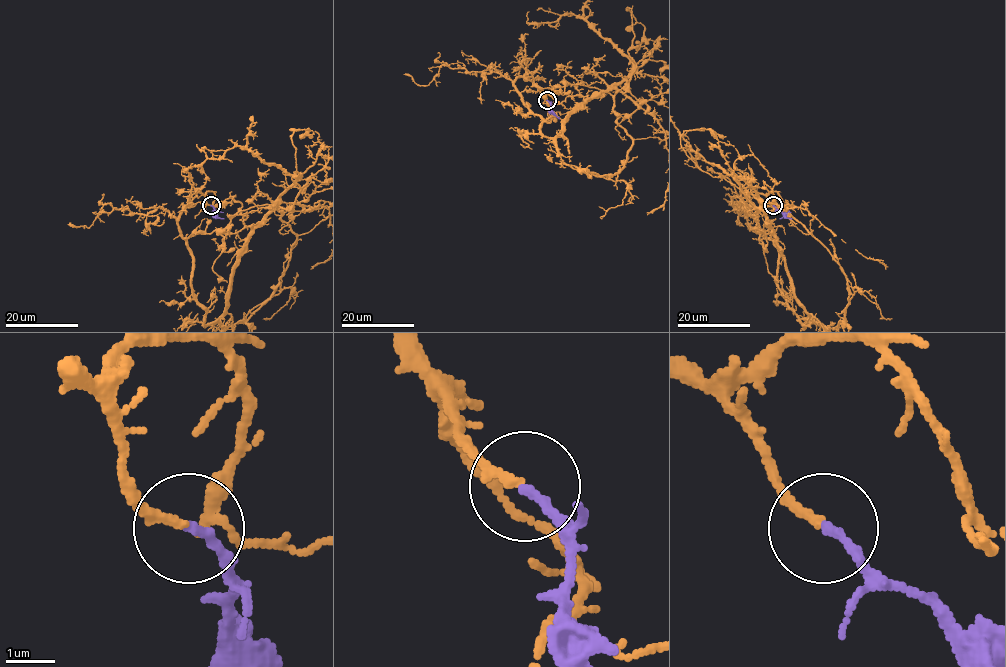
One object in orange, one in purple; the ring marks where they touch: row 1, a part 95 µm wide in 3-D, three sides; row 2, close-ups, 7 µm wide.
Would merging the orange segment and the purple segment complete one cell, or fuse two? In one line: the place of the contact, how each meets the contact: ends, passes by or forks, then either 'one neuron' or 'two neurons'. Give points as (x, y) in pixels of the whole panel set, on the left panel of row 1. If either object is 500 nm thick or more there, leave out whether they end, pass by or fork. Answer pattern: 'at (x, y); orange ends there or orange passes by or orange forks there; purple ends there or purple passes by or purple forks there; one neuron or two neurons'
at (211, 205); orange ends there; purple ends there; one neuron

